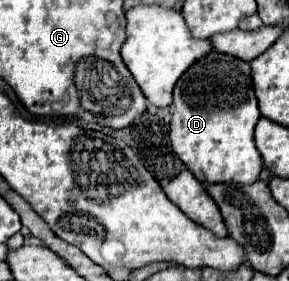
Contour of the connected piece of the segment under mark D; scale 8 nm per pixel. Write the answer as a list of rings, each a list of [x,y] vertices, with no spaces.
[[[212,50],[178,78],[172,108],[172,150],[200,182],[252,184],[258,180],[262,158],[254,144],[254,126],[260,110],[248,62]]]

